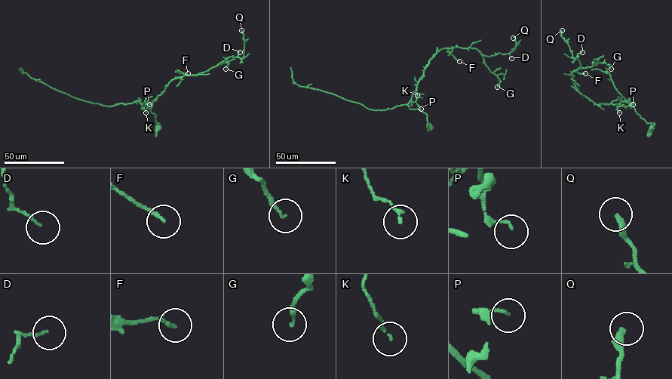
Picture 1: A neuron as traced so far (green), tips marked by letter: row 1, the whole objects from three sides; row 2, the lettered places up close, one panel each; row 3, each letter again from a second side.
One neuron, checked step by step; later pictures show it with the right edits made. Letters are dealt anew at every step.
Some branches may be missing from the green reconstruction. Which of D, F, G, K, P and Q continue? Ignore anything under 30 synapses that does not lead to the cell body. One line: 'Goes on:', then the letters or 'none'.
Goes on: none

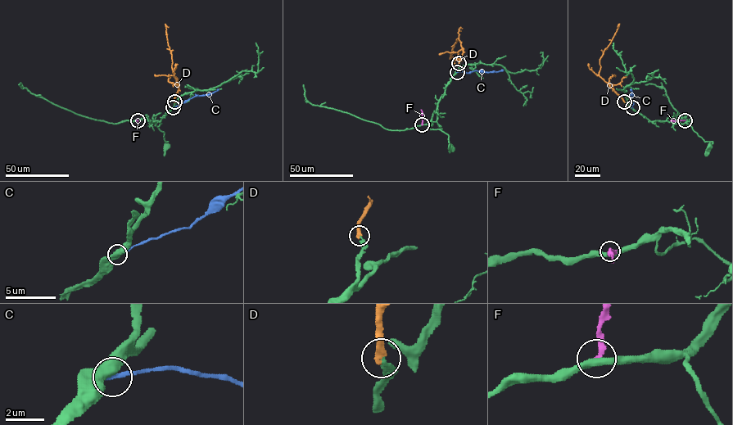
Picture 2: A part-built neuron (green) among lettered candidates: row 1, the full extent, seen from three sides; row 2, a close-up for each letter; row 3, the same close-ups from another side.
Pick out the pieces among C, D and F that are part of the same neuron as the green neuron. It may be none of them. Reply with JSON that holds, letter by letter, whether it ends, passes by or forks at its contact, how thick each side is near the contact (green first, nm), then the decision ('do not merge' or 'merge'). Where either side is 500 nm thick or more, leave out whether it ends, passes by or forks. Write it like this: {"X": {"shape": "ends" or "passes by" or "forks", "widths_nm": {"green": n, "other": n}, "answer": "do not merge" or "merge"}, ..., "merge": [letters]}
{"C": {"widths_nm": {"green": 500, "other": 240}, "answer": "do not merge"}, "D": {"shape": "ends", "widths_nm": {"green": 180, "other": 320}, "answer": "merge"}, "F": {"shape": "ends", "widths_nm": {"green": 400, "other": 260}, "answer": "do not merge"}, "merge": ["D"]}

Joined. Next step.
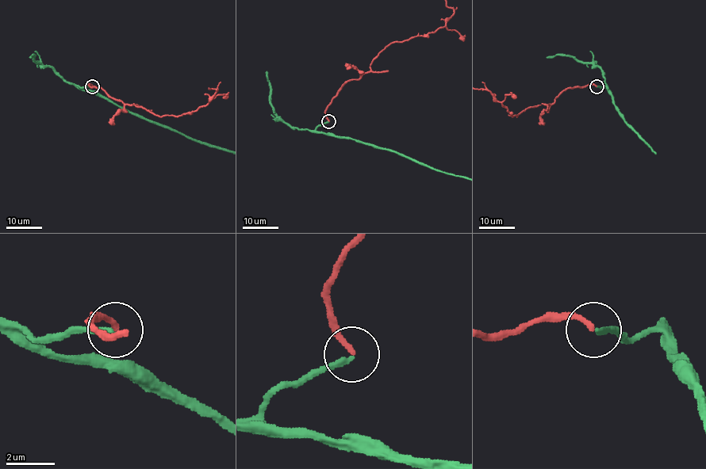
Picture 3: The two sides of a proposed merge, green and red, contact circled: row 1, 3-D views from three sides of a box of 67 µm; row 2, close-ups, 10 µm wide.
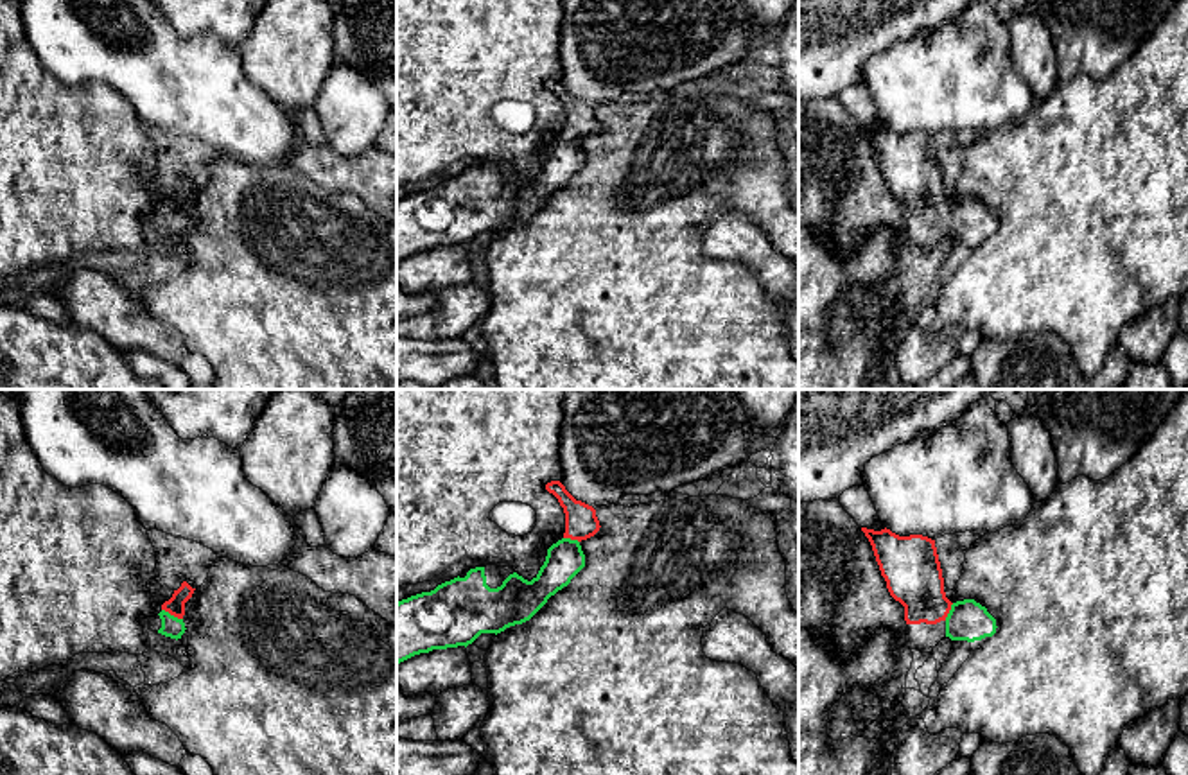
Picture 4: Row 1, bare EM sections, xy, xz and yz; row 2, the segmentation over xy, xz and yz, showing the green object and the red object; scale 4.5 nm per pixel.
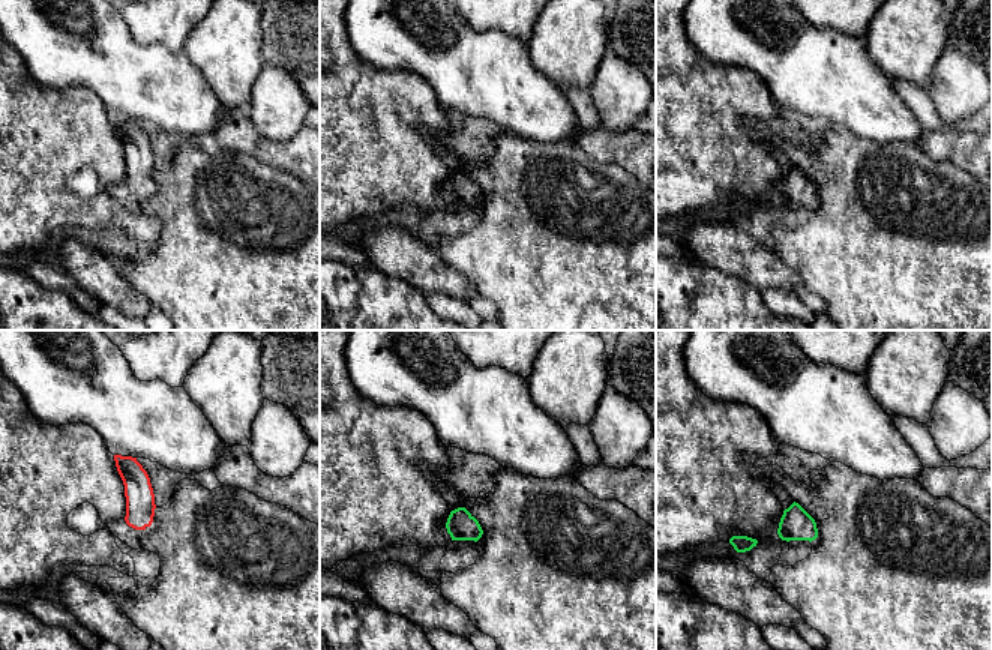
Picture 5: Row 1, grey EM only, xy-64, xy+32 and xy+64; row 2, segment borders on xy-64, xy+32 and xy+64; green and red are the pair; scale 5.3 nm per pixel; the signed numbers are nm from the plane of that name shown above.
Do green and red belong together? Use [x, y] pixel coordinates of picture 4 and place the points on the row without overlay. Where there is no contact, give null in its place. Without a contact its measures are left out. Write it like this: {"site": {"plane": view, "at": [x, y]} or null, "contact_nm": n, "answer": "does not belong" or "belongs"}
{"site": {"plane": "xy", "at": [173, 214]}, "contact_nm": 110, "answer": "belongs"}

